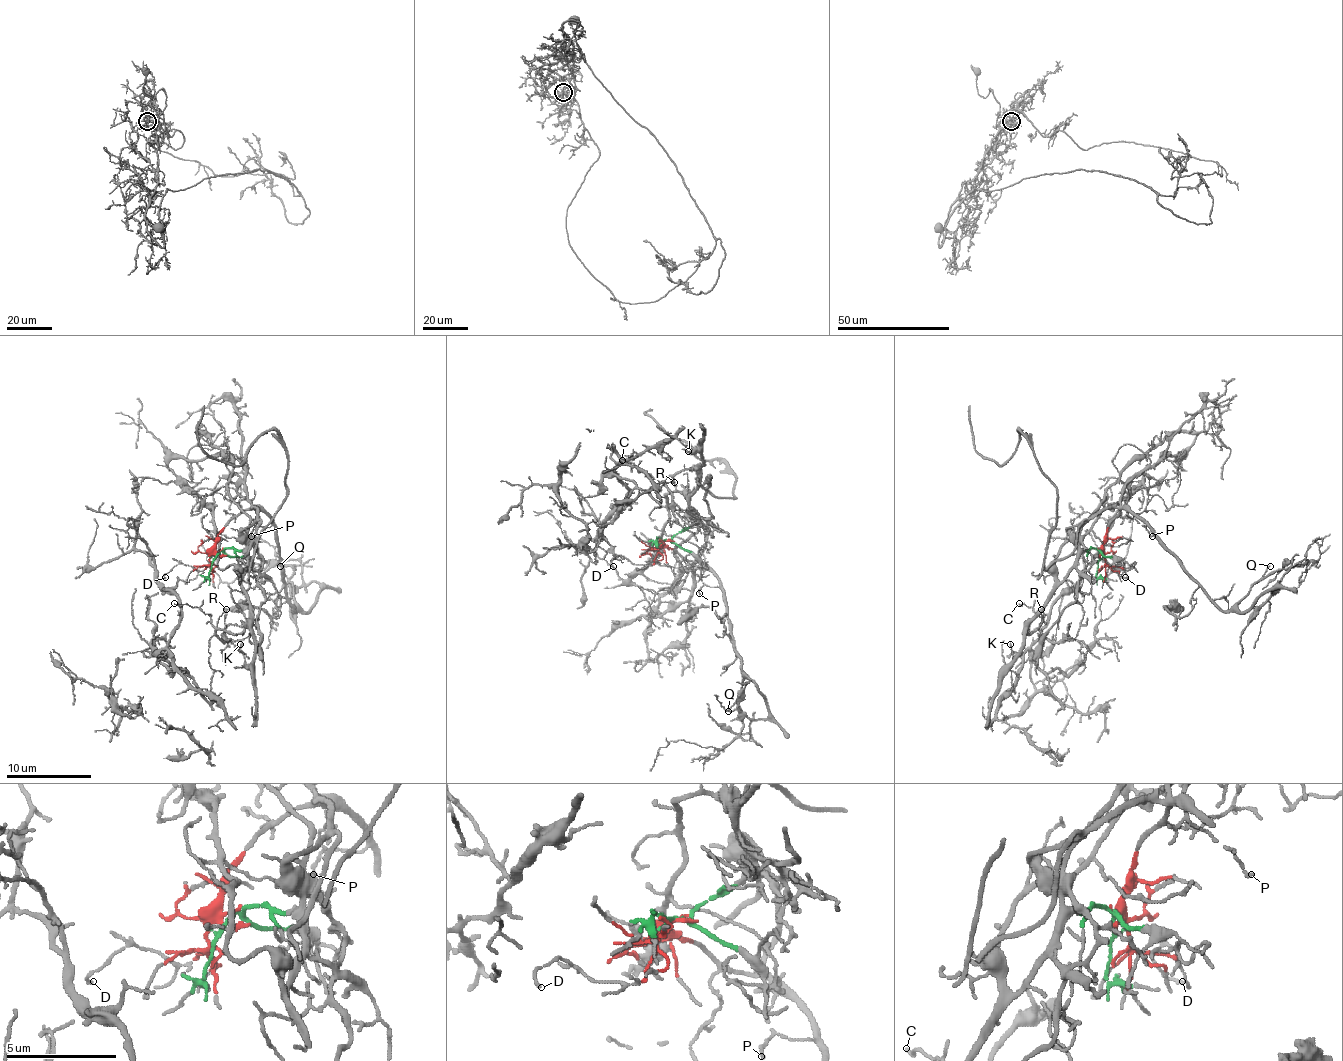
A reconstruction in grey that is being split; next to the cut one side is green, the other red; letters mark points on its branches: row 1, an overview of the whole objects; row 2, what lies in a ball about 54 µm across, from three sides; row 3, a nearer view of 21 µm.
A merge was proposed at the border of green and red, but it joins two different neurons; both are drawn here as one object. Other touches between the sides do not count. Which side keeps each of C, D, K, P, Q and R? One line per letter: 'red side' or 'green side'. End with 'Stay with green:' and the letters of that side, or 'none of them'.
C: green side
D: red side
K: green side
P: red side
Q: red side
R: green side
Stay with green: C, K, R

